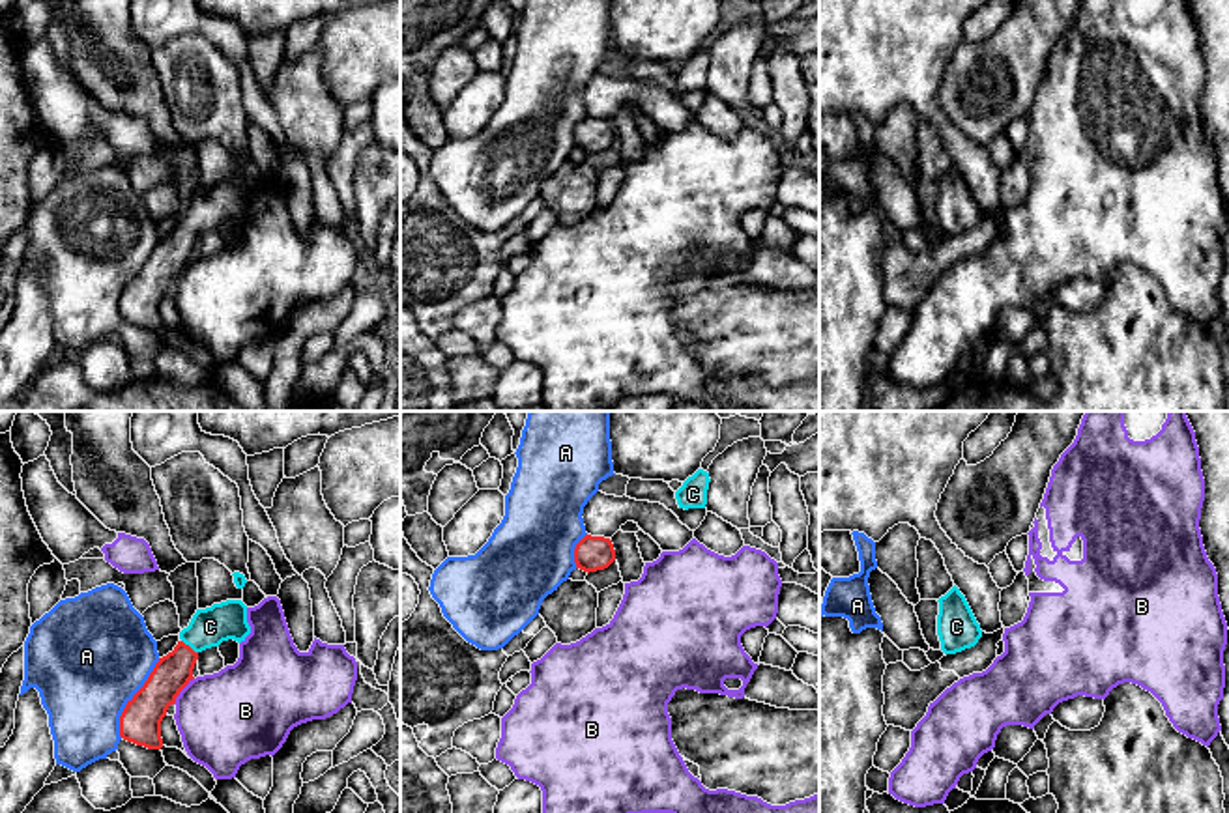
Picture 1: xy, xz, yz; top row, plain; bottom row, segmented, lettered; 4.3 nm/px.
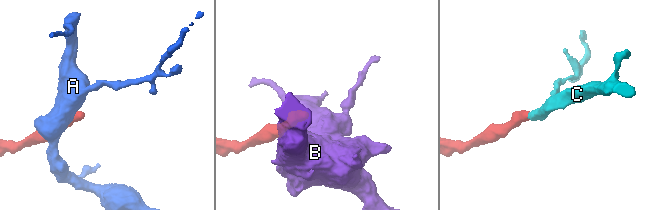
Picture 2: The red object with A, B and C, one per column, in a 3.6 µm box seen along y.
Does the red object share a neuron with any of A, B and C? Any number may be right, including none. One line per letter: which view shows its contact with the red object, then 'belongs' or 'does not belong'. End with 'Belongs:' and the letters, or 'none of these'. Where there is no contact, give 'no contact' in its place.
A: contact in xy; does not belong
B: contact in xy; does not belong
C: contact in xy; belongs
Belongs: C

